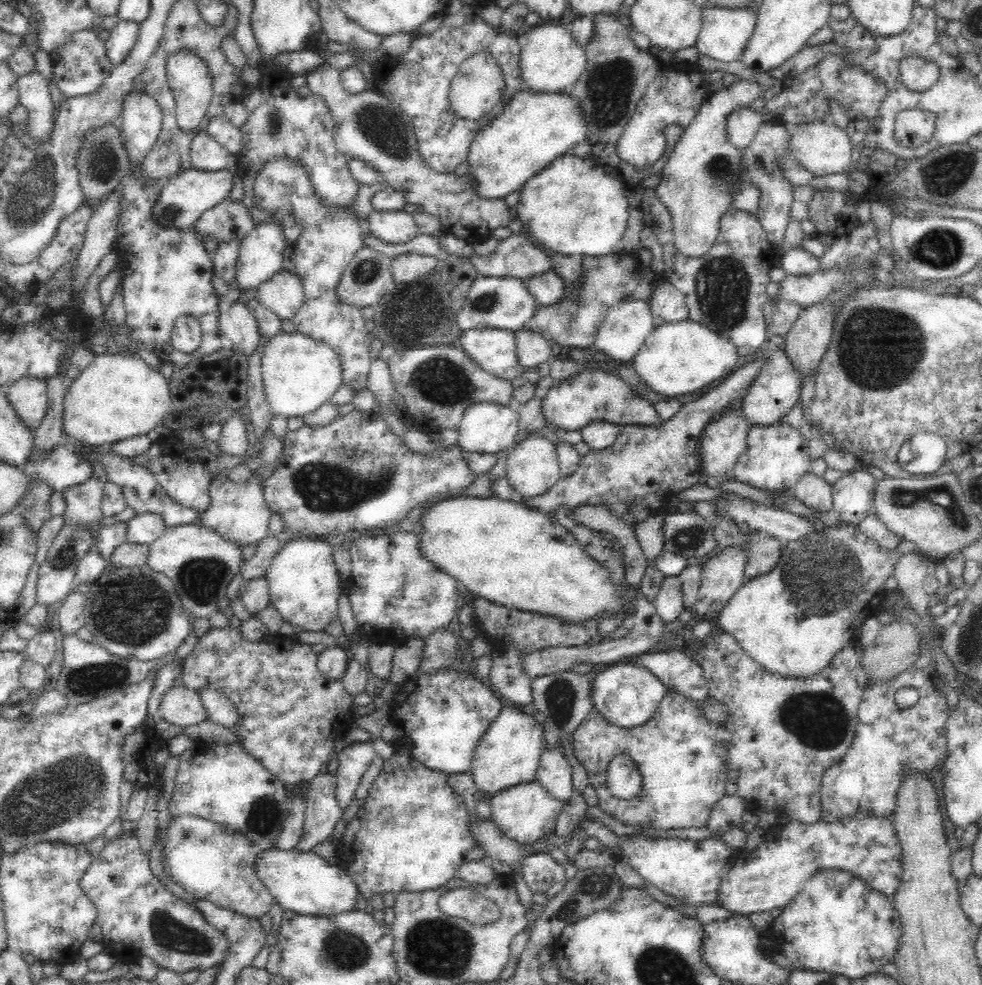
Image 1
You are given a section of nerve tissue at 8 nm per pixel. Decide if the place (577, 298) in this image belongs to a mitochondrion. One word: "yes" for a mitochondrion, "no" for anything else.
yes

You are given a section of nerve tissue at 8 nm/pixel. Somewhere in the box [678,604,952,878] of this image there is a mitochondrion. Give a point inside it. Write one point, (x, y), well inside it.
(818, 720)

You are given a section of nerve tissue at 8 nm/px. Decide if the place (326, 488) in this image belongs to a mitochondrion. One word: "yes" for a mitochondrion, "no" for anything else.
yes

